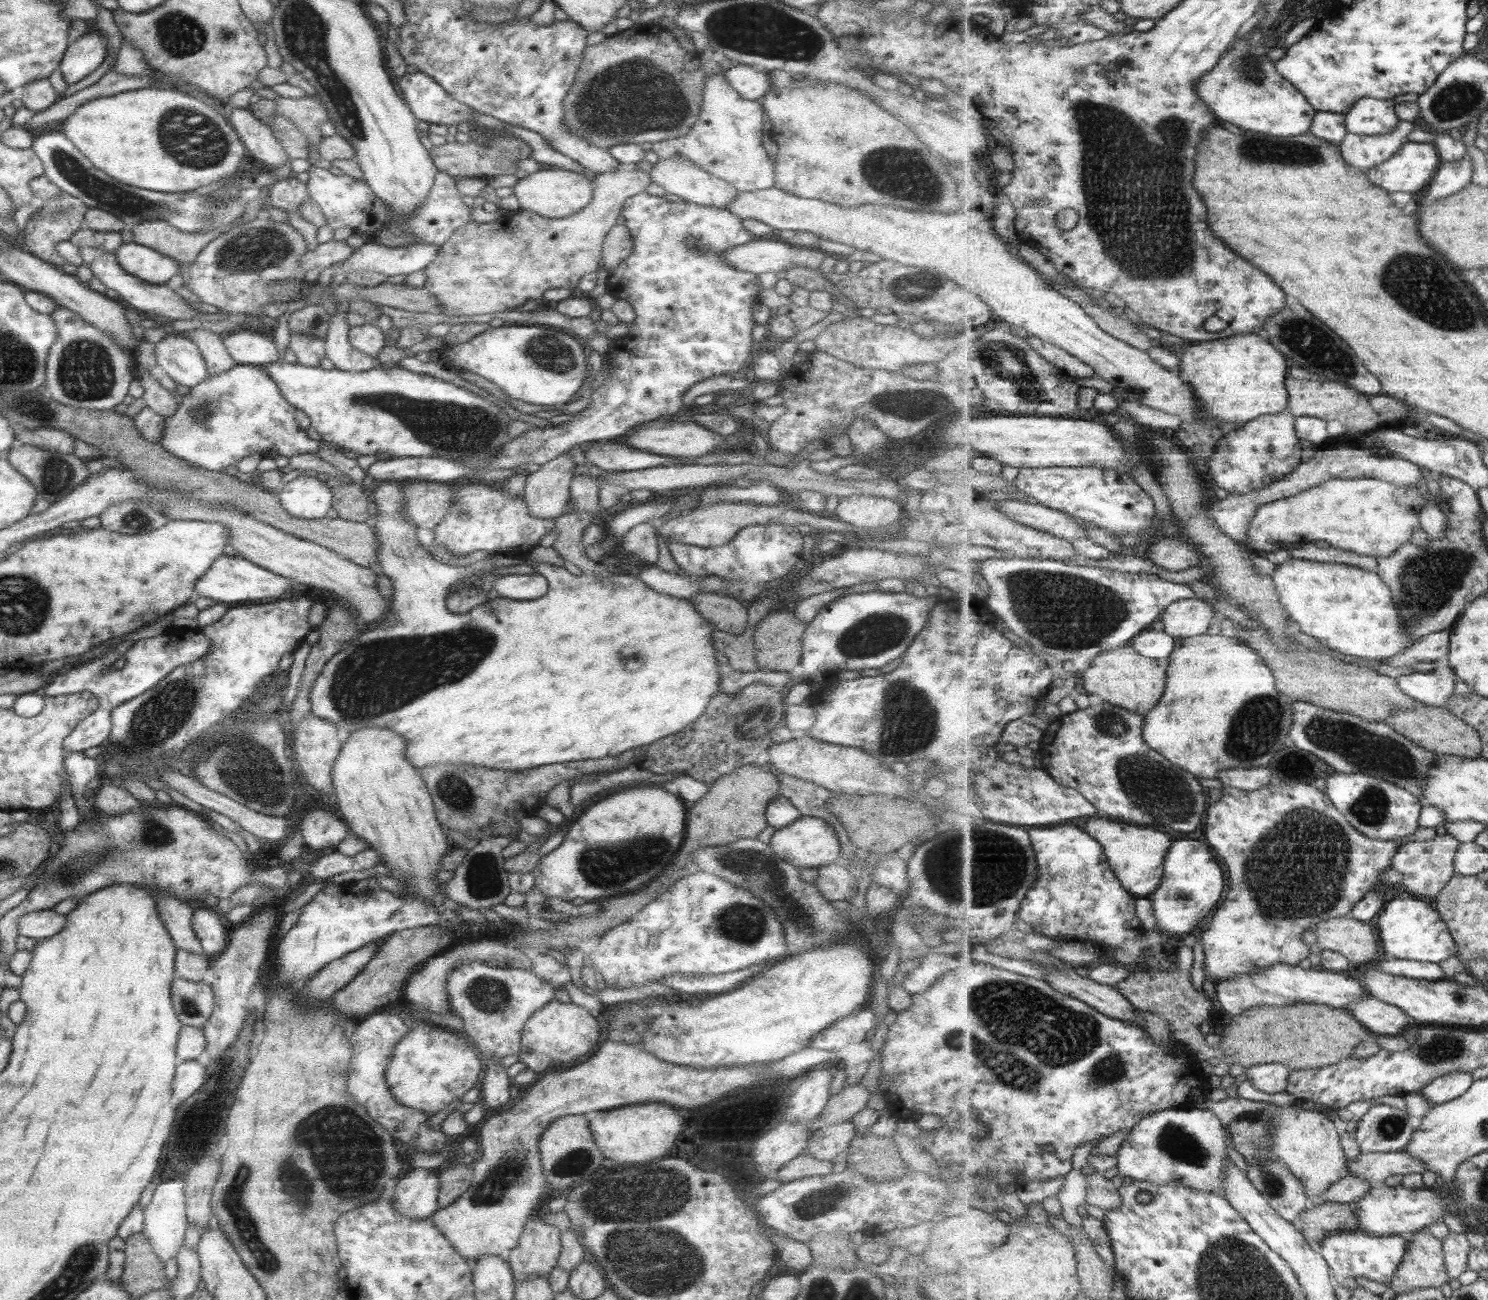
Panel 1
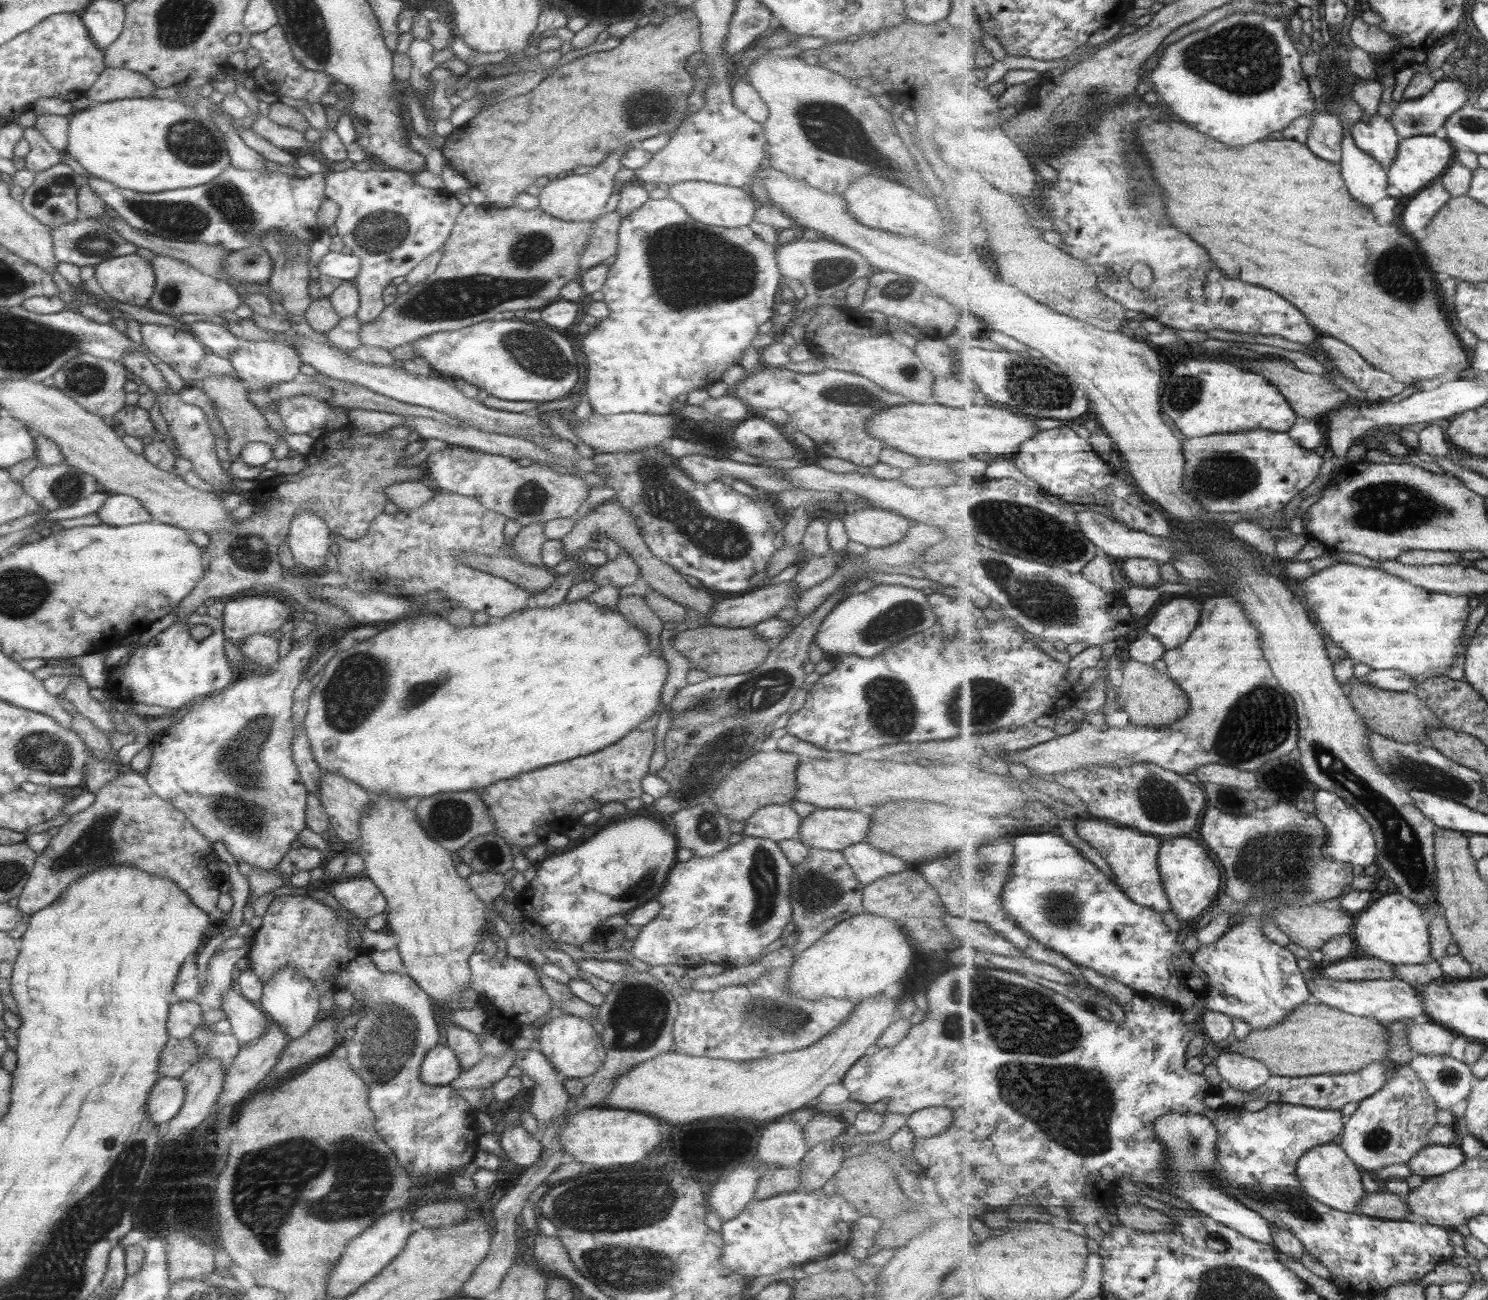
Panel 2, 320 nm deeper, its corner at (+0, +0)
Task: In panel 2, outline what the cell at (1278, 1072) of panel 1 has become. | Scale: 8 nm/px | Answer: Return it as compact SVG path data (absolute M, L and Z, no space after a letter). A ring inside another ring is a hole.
M1221 1052L1215 1059L1218 1073L1231 1087L1250 1092L1271 1079L1270 1068L1261 1061L1235 1054Z

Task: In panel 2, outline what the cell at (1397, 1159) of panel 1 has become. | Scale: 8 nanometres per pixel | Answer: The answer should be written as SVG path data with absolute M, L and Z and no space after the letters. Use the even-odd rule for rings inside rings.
M1458 1143L1453 1145L1431 1145L1424 1148L1408 1165L1414 1175L1426 1178L1451 1172L1459 1168L1468 1158Z

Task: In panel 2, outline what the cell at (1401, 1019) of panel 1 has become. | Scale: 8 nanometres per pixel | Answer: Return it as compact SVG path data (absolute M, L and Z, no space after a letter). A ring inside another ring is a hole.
M1404 1019L1408 1024L1408 1039L1416 1054L1423 1056L1448 1055L1457 1036L1448 1028L1429 1019Z

